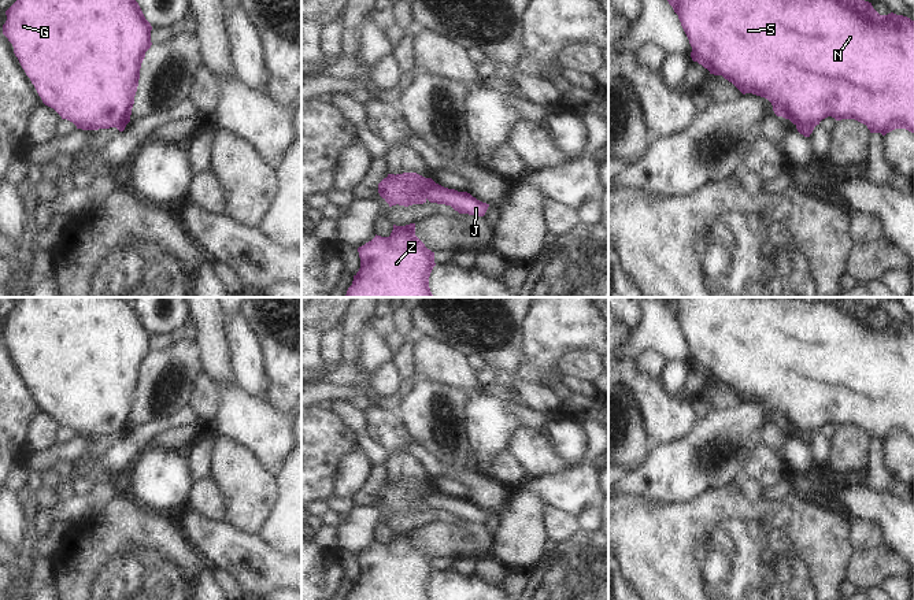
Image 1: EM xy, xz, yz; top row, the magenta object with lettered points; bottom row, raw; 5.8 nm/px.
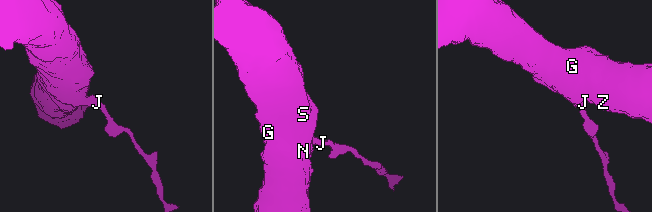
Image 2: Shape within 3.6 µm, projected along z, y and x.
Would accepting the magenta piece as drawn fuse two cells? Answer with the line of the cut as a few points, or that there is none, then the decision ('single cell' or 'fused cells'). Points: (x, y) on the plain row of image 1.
cut in xz along (430, 485), (424, 492), (426, 504); fused cells

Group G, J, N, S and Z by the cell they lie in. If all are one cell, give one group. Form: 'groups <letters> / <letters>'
groups G N S Z / J

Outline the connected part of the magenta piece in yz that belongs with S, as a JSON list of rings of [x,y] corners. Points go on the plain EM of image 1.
[[[656,297],[662,300],[674,319],[692,353],[691,364],[714,382],[722,382],[743,401],[752,400],[767,405],[777,423],[789,426],[793,432],[819,432],[828,423],[836,427],[855,426],[867,433],[870,440],[887,440],[895,436],[906,436],[914,440],[914,327],[907,323],[880,322],[872,310],[850,300],[819,300],[808,303],[800,299],[761,300],[758,297]]]

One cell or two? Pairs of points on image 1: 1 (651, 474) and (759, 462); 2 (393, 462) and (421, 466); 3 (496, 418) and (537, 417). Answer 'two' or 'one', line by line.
1: two
2: one
3: one

